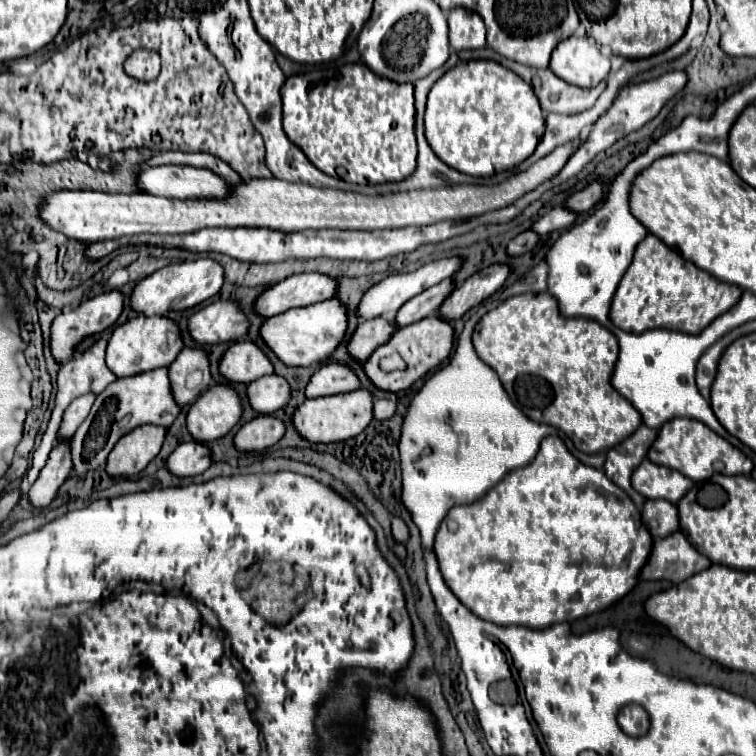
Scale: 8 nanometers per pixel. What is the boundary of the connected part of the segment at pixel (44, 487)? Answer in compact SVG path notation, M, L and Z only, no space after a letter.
M69 443L55 445L47 465L43 467L39 479L29 487L29 503L35 509L45 509L51 505L51 501L57 497L59 487L71 473L71 455L69 455Z

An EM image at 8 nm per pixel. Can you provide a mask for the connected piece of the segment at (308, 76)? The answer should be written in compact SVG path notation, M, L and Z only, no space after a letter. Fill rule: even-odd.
M347 63L341 67L329 67L329 69L315 69L309 73L297 73L287 77L285 85L281 87L283 97L283 129L287 137L307 155L307 159L325 171L331 177L341 177L351 183L359 185L375 185L375 183L387 183L387 181L403 181L415 171L415 159L417 159L417 141L415 141L415 99L413 99L413 85L411 83L391 83L375 73L365 63Z

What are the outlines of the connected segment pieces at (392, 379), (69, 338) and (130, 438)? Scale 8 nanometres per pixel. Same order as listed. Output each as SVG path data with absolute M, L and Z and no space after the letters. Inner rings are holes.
M439 315L435 317L427 317L427 319L421 319L417 323L411 323L403 329L397 329L389 343L377 347L373 351L373 355L363 363L363 371L365 375L369 377L369 381L379 387L381 391L389 391L389 393L399 393L403 389L409 389L417 379L421 379L423 375L427 375L431 369L435 369L443 359L447 359L447 355L451 353L451 347L453 347L453 327L451 323L443 321ZM391 353L399 353L405 361L407 361L407 369L405 371L395 371L395 373L383 373L379 369L379 361L383 357L389 357Z
M109 291L109 293L101 293L101 295L93 297L93 299L83 301L73 311L57 315L53 319L53 323L51 323L51 355L53 355L53 359L59 365L71 361L71 357L75 357L77 345L83 339L109 329L117 321L117 317L121 315L121 311L123 311L123 295L119 291Z
M137 427L135 431L123 435L123 439L119 439L119 443L113 447L105 471L115 479L141 473L151 459L159 455L163 439L163 427Z

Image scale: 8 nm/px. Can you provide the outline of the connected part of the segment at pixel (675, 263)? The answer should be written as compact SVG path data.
M647 235L637 245L633 261L613 295L609 319L627 333L643 333L657 327L701 333L713 319L729 311L741 299L741 293L739 287L715 279L671 251L655 235Z

